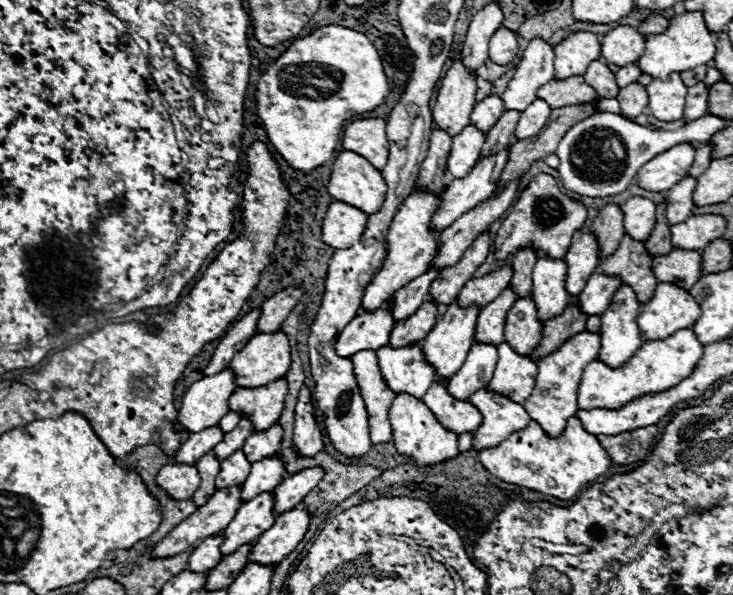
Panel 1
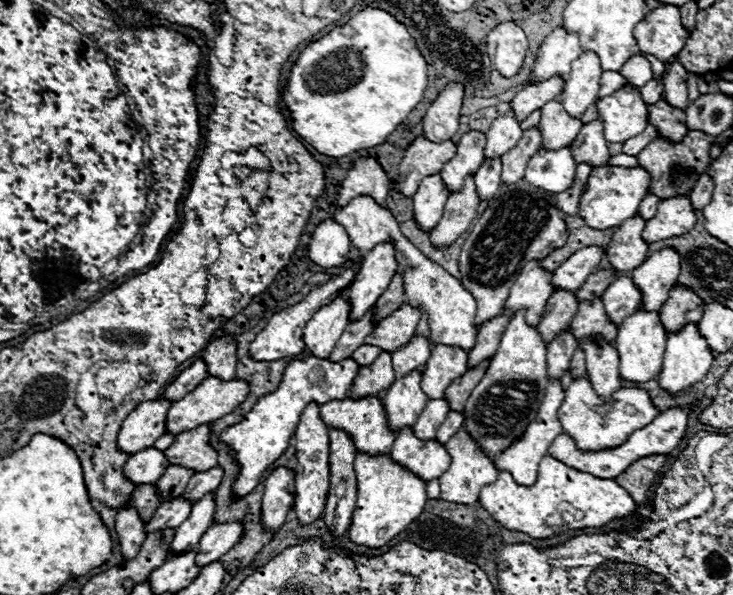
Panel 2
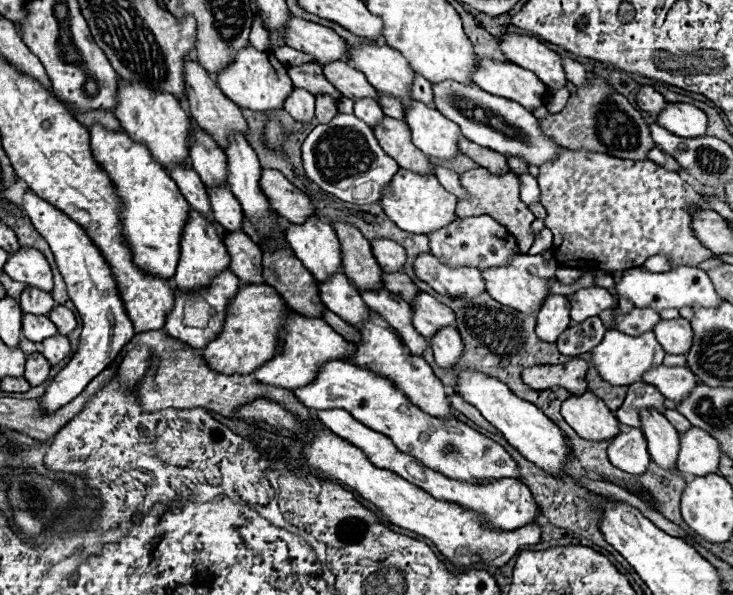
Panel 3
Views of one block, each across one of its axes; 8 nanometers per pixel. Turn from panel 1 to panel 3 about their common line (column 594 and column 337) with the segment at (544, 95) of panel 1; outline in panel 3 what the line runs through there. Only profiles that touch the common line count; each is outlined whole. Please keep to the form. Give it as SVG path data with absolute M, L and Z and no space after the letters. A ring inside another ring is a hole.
M310 62L310 64L302 64L302 66L290 66L288 76L290 76L294 88L304 88L312 94L328 92L332 98L340 98L338 90L334 90L332 84L328 84L328 80L322 76L320 64Z

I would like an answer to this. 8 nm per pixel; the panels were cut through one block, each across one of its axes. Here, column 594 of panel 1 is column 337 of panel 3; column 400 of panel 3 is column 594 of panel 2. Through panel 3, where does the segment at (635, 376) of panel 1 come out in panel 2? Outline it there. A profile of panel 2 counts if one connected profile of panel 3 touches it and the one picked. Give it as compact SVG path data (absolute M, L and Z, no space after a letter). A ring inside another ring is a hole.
M586 378L574 380L564 392L564 402L558 408L558 420L566 434L572 436L580 450L608 450L624 444L634 430L644 428L658 416L648 394L638 388L620 388L610 400L600 400Z

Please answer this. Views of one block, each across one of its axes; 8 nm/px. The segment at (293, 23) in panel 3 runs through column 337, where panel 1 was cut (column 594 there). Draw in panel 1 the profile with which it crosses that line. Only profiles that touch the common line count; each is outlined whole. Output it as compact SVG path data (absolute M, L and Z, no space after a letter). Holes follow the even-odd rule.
M574 32L554 48L556 78L584 74L590 62L600 58L600 36L592 32Z

